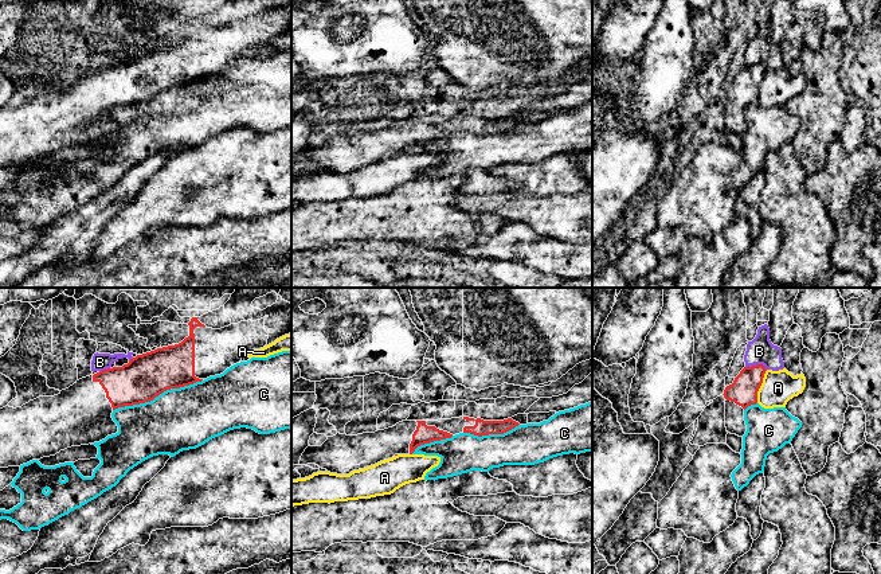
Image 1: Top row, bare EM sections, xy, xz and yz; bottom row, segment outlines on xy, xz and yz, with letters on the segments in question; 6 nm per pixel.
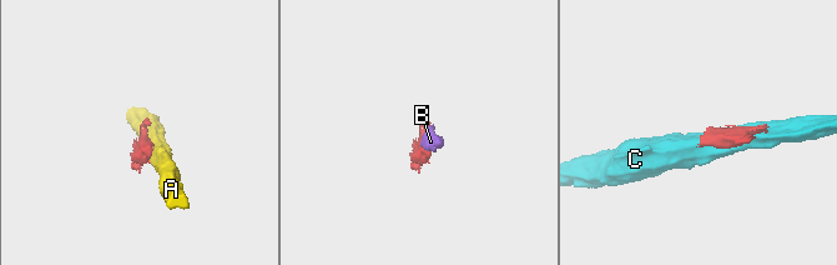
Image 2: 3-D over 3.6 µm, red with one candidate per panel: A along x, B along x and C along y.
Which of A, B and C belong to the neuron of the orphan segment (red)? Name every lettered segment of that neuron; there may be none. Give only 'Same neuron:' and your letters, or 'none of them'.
Same neuron: none of them

